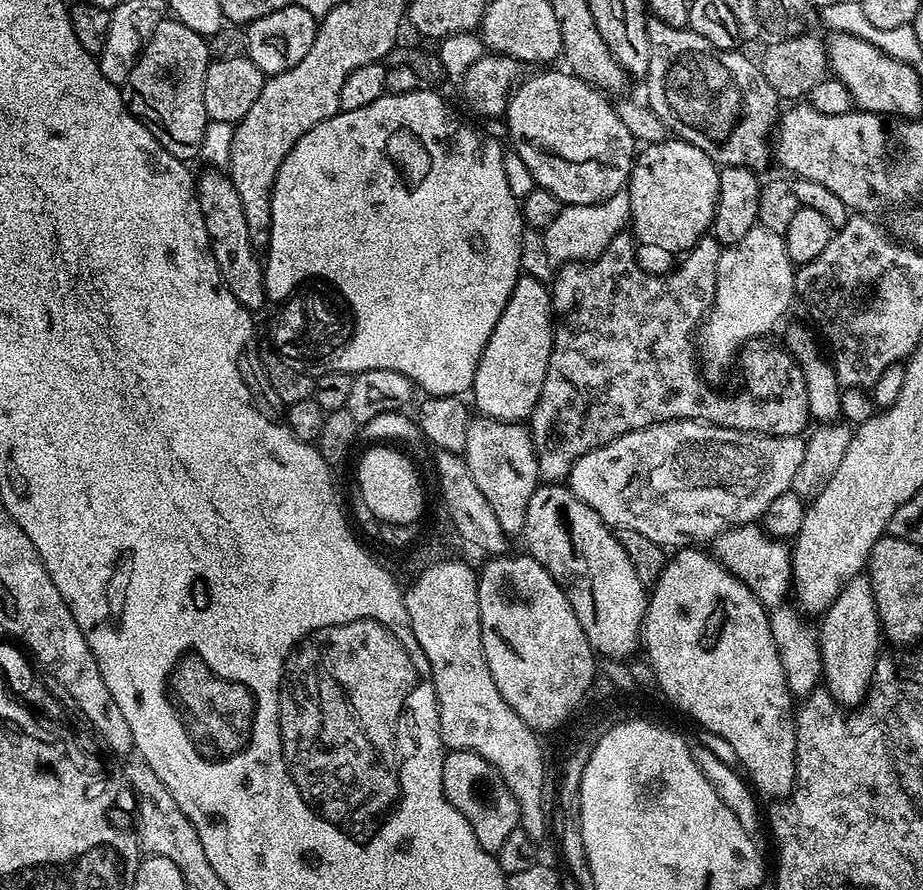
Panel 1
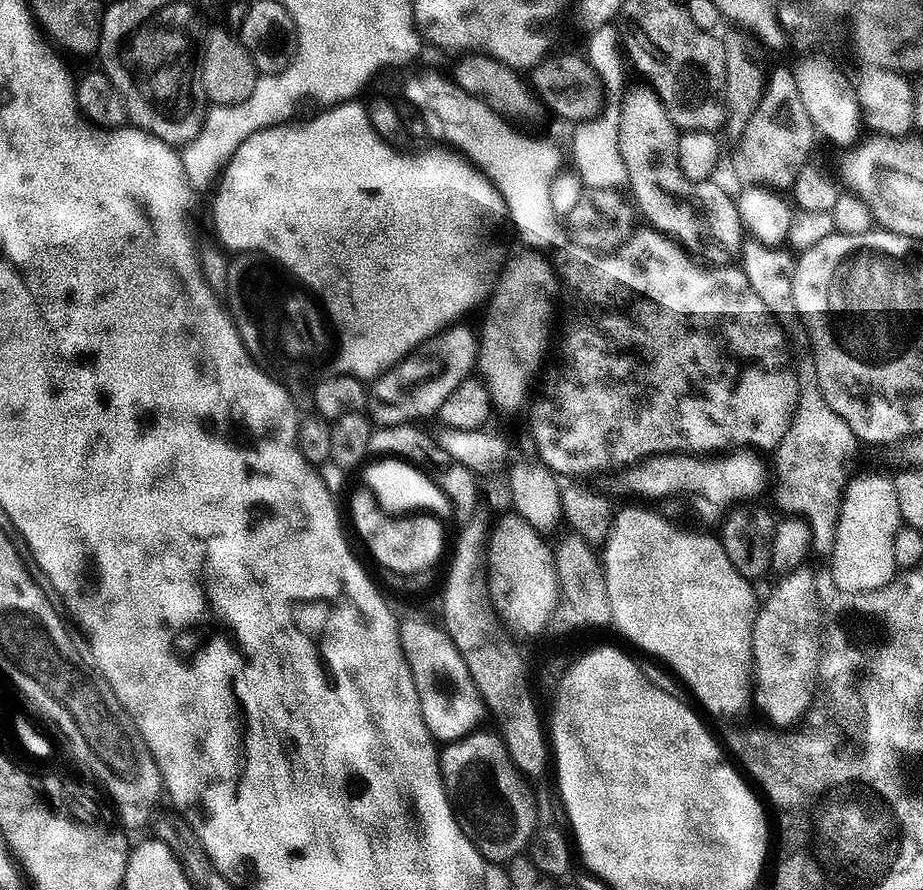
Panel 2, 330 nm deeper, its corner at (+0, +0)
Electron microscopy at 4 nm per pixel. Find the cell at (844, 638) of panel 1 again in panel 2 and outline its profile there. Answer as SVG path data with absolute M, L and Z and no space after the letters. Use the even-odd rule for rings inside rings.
M860 472L849 479L844 487L844 496L840 499L840 517L836 523L836 537L832 543L832 580L841 588L841 593L878 590L898 575L894 562L894 534L902 527L898 510L898 493L894 491L894 482L889 473Z

